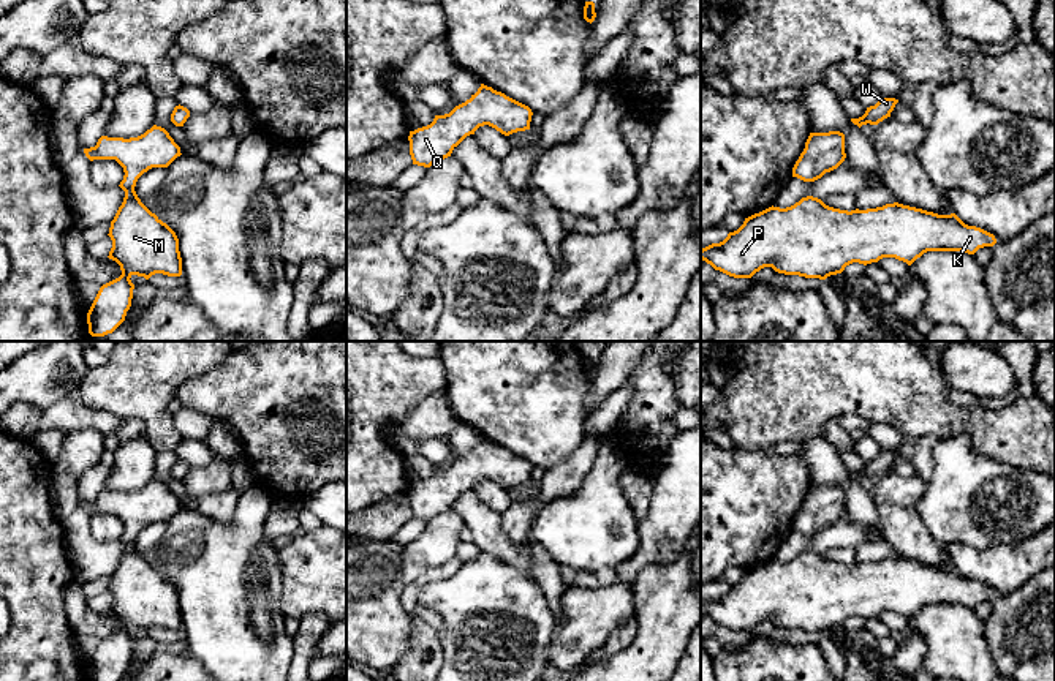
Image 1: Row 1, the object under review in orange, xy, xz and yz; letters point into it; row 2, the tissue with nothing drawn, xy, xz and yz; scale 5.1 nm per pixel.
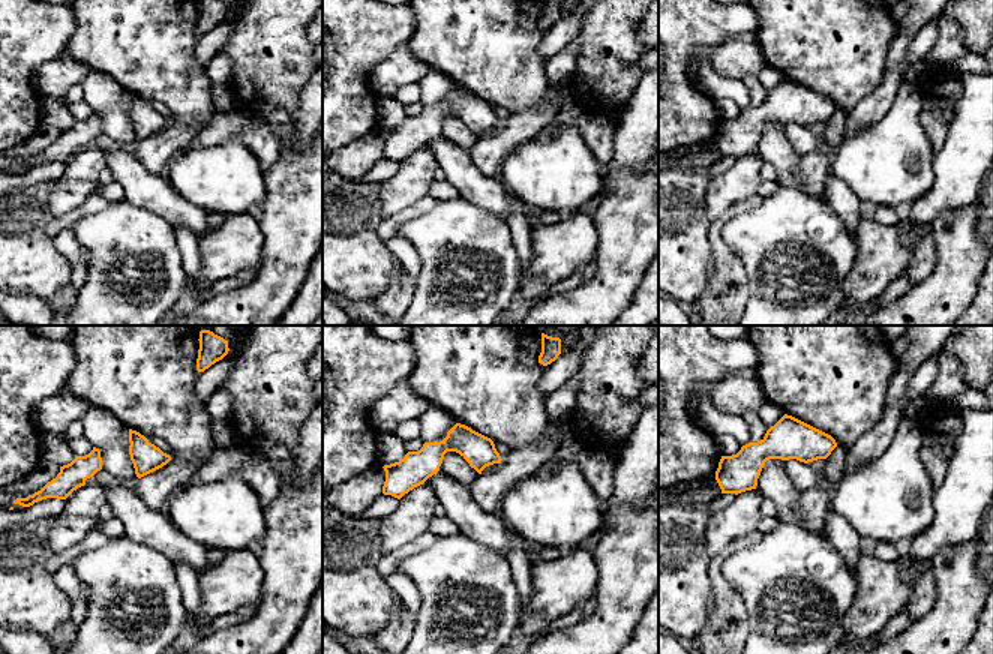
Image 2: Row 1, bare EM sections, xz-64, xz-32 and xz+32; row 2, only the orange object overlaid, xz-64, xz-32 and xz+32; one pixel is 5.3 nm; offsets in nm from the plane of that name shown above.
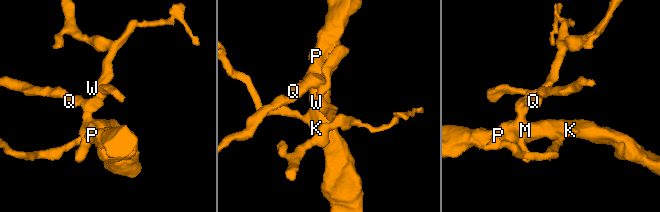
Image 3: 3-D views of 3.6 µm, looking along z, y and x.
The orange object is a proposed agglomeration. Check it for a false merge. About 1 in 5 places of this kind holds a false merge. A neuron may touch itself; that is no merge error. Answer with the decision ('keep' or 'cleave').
keep

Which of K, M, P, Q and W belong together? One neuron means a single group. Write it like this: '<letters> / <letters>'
K M P Q W

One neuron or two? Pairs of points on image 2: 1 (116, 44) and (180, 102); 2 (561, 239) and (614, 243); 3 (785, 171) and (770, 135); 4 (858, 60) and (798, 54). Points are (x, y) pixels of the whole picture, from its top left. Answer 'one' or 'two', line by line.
1: one
2: two
3: one
4: one

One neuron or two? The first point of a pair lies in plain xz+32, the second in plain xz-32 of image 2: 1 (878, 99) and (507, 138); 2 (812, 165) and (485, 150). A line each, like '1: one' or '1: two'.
1: one
2: one

